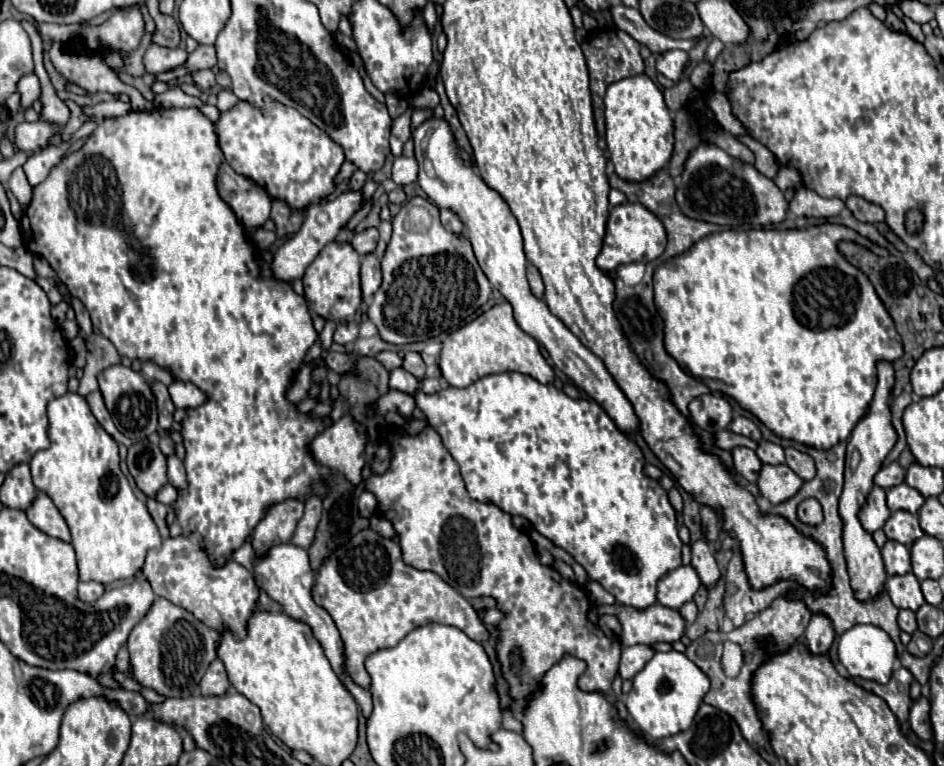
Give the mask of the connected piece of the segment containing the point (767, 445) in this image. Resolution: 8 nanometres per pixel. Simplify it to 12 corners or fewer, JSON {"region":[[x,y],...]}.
{"region":[[759,442],[757,456],[763,464],[785,464],[783,448]]}

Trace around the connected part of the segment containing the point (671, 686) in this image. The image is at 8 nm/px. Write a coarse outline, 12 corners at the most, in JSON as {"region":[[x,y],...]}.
{"region":[[655,652],[625,706],[651,738],[691,726],[709,678]]}

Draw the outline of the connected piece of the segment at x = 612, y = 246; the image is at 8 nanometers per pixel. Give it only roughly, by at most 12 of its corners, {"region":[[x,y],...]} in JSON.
{"region":[[643,204],[611,208],[597,266],[653,262],[667,246]]}

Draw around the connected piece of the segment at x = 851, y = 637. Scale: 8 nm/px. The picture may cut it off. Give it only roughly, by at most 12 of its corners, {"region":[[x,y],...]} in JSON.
{"region":[[871,624],[847,630],[837,644],[849,676],[887,684],[897,648]]}

